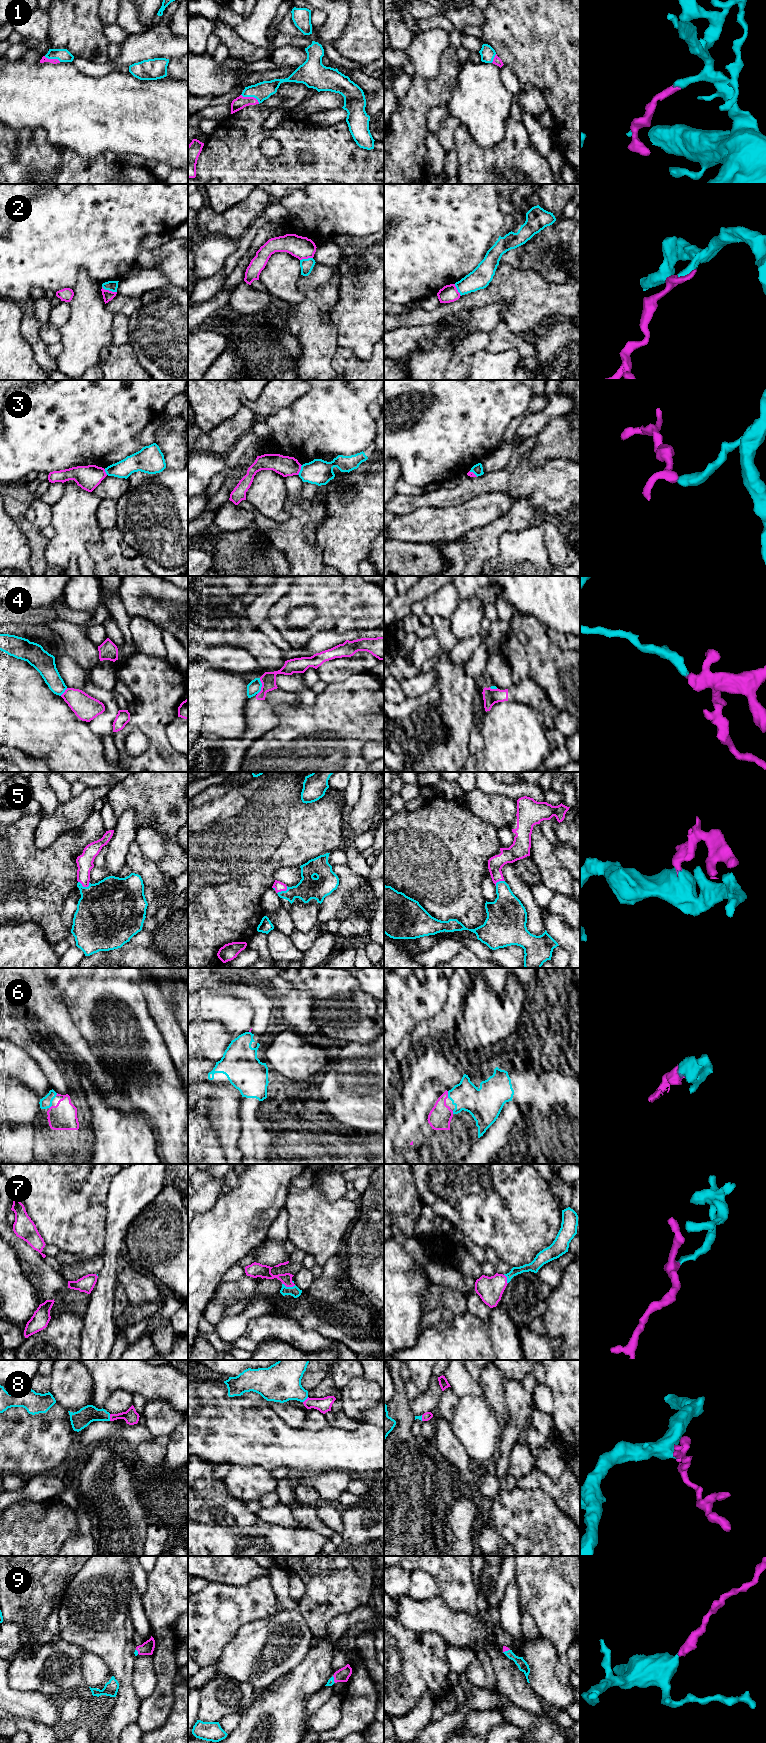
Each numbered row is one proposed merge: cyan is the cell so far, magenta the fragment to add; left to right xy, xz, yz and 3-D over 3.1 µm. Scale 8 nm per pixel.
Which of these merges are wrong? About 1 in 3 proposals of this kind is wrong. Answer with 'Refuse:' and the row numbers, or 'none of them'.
Refuse: 2, 3, 4

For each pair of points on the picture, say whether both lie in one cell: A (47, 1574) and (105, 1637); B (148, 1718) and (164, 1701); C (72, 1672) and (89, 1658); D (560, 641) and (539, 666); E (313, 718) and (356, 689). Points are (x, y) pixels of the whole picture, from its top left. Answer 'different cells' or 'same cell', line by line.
A: different cells
B: same cell
C: different cells
D: different cells
E: same cell

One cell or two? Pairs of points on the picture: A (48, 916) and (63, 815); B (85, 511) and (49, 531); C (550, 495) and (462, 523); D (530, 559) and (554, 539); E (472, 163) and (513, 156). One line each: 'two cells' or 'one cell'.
A: two cells
B: one cell
C: two cells
D: two cells
E: one cell

